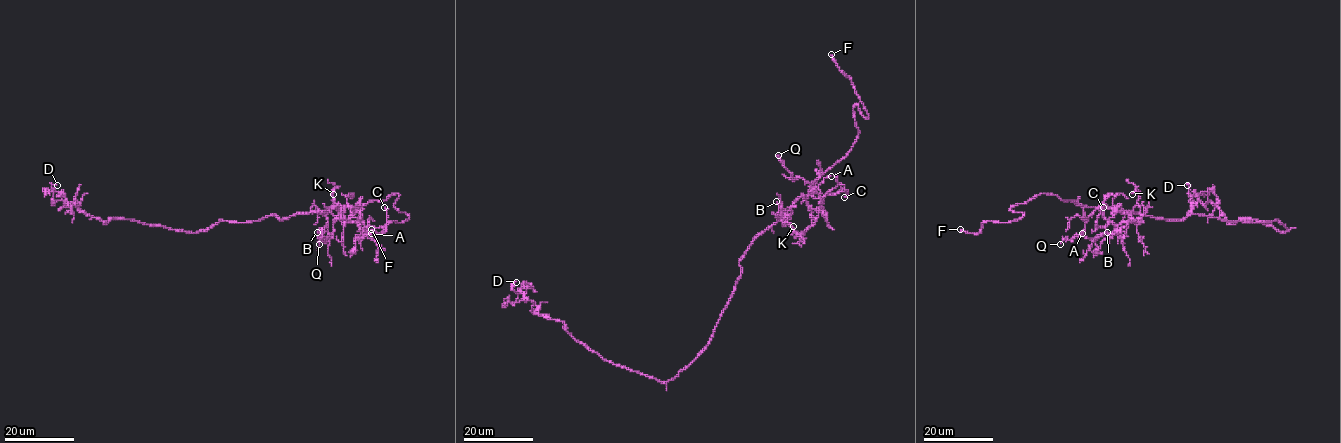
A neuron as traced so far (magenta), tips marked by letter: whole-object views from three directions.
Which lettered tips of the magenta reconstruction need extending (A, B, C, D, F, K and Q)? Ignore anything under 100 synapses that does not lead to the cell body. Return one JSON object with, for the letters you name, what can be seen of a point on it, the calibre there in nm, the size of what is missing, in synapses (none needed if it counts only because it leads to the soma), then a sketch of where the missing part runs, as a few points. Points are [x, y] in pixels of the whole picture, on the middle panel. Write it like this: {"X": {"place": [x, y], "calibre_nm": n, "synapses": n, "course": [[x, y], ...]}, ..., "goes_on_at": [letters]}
{"F": {"place": [831, 54], "calibre_nm": 240}, "goes_on_at": ["F"]}

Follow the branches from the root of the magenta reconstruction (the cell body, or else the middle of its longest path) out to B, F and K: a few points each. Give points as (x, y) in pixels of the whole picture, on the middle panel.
B: (735, 286), (741, 273), (739, 259), (751, 243), (779, 220), (787, 223), (776, 201)
F: (735, 286), (751, 243), (851, 149), (859, 134), (853, 106), (869, 117), (831, 54)
K: (735, 286), (739, 259), (751, 243), (799, 197), (821, 199), (816, 220), (801, 236), (791, 232), (793, 226)

